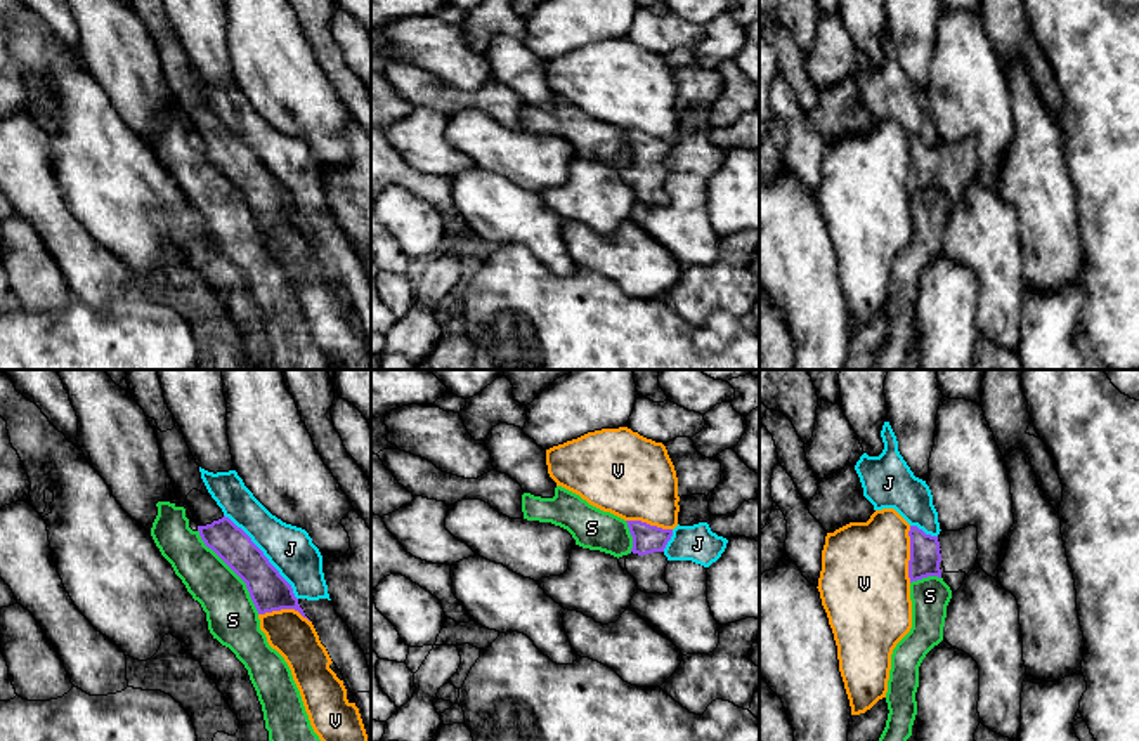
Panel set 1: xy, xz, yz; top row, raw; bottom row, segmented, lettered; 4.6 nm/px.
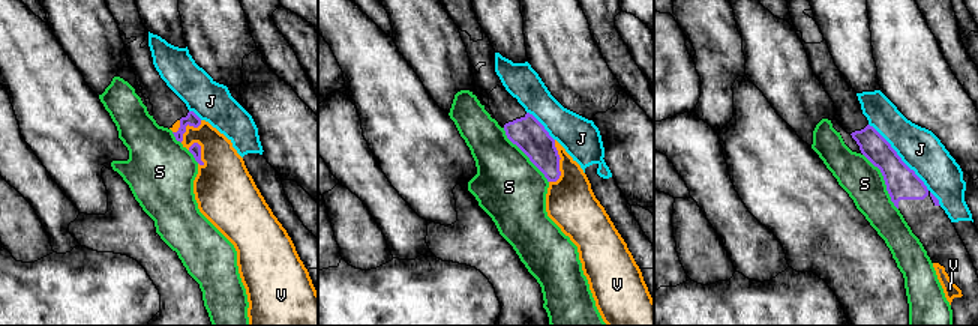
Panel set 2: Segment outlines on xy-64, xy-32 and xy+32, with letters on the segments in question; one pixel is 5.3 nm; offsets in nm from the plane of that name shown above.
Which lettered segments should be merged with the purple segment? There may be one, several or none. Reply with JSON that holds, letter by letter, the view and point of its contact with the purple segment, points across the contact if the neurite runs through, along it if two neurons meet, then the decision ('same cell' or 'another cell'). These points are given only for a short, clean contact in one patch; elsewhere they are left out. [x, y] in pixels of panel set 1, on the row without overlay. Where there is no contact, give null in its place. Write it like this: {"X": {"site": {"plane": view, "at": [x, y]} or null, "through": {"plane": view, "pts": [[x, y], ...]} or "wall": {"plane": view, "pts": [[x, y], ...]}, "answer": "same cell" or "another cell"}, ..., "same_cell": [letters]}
{"J": {"site": {"plane": "xy", "at": [264, 167]}, "answer": "another cell"}, "S": {"site": {"plane": "xy", "at": [233, 181]}, "wall": {"plane": "xy", "pts": [[198, 141], [203, 153], [245, 195], [259, 224]]}, "answer": "another cell"}, "V": {"site": {"plane": "yz", "at": [911, 165]}, "answer": "another cell"}, "same_cell": []}

